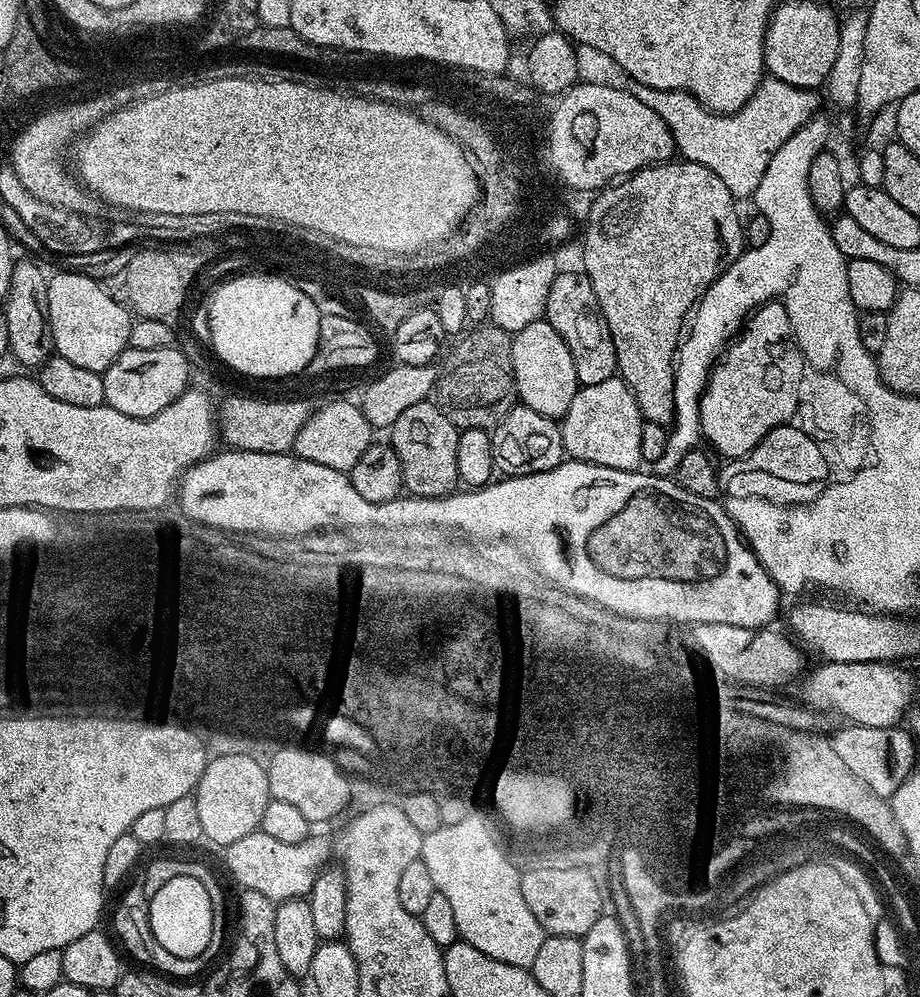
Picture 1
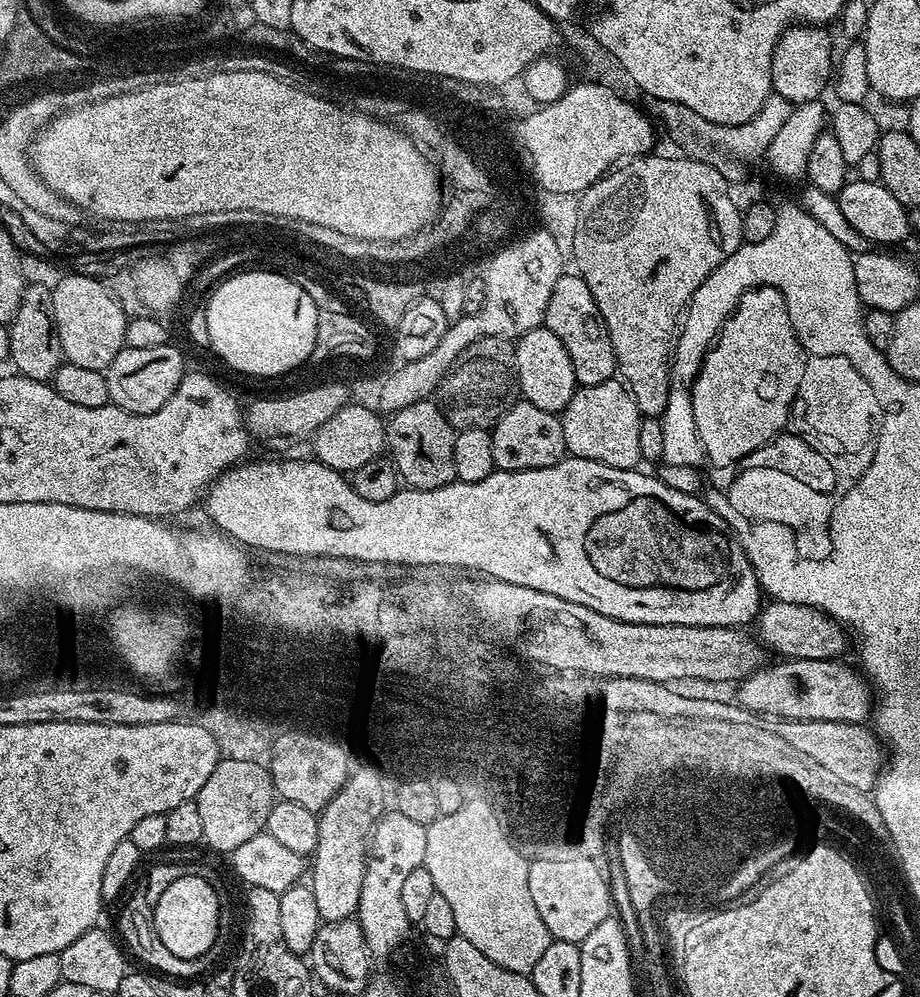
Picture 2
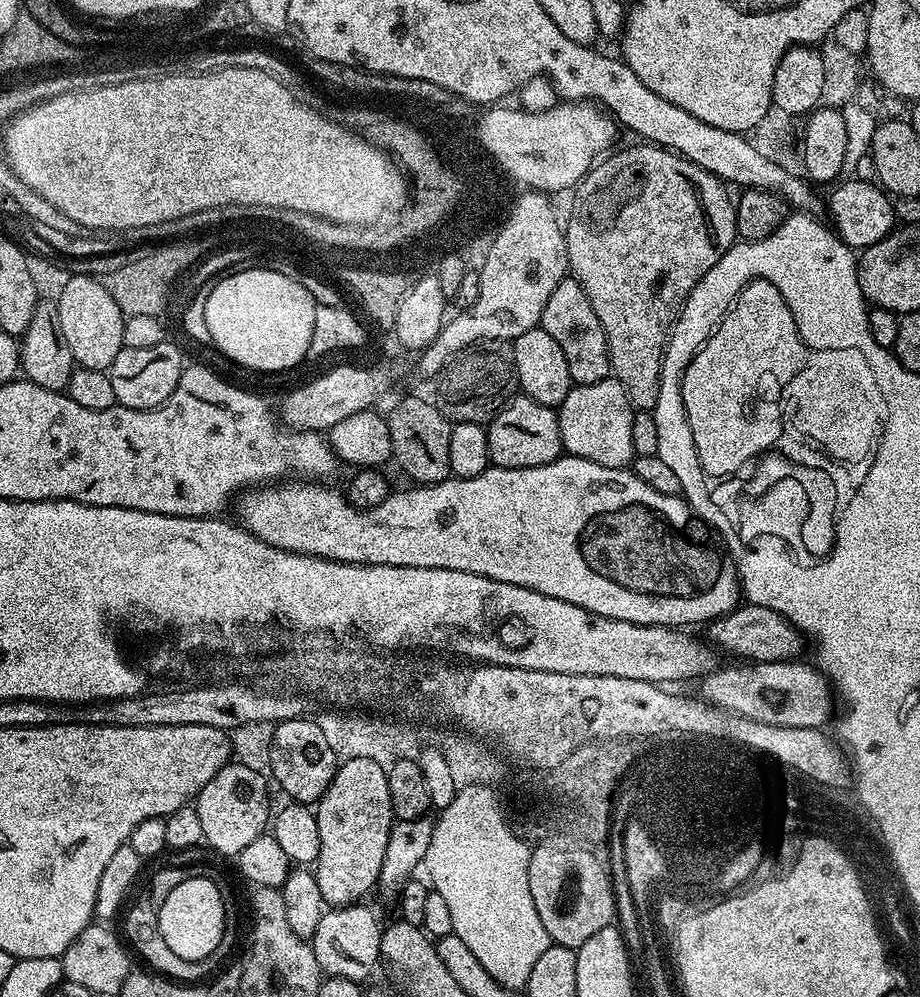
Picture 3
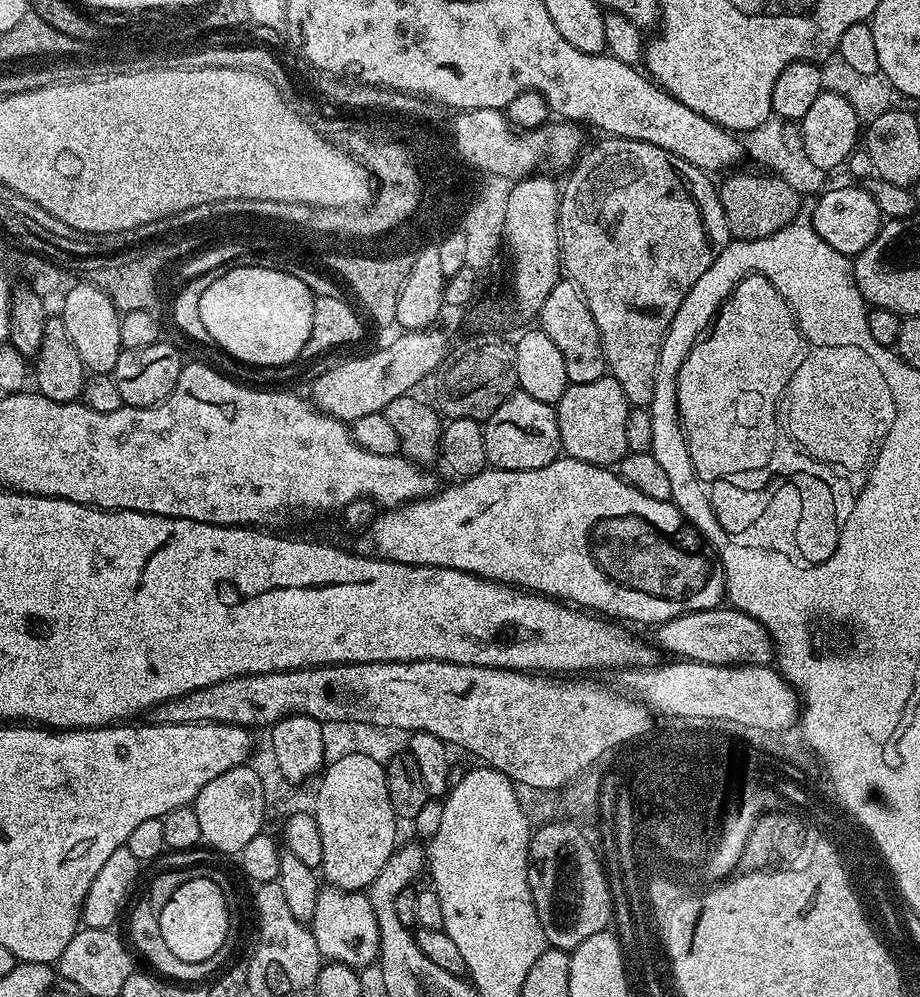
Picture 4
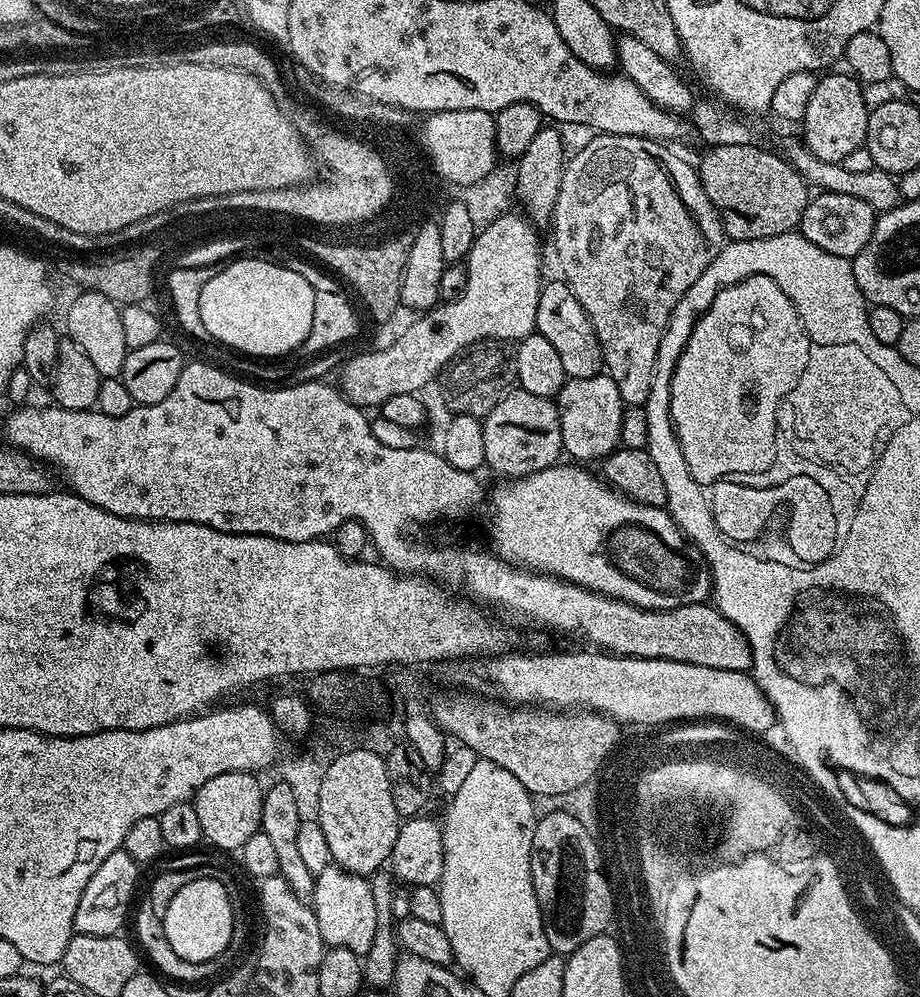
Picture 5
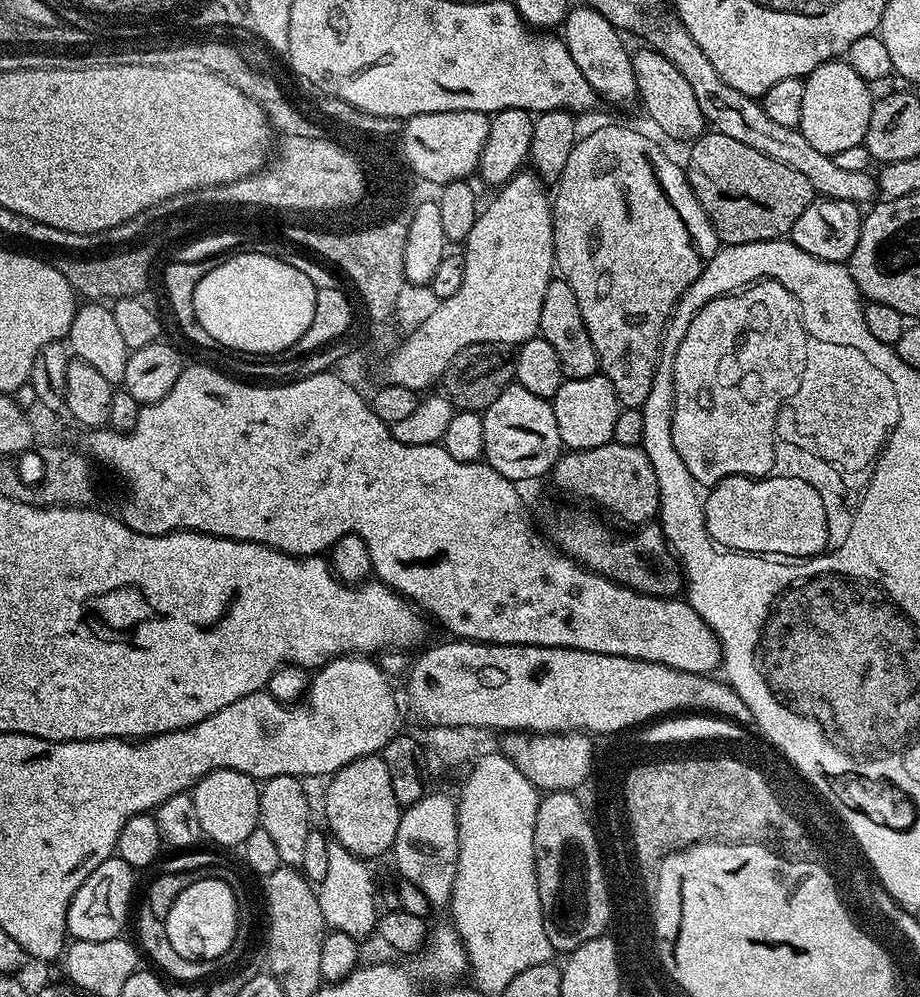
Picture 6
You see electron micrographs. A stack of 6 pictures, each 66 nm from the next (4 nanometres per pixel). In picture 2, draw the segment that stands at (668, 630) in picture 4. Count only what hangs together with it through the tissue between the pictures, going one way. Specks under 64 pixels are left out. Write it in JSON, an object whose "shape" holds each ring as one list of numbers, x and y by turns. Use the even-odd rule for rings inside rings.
{"shape":[[772,600,765,603,758,613,760,633,758,639,765,649,777,652,777,657,793,660,834,660,843,657,849,637,845,629,831,620,825,612,805,604]]}

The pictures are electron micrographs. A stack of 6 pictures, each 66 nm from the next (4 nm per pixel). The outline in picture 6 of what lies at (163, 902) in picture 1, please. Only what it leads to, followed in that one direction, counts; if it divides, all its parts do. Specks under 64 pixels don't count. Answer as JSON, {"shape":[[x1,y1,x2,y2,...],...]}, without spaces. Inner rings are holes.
{"shape":[[206,880,186,886,186,890,174,898,174,906,170,906,164,925,170,943,182,958,212,960,225,955,235,942,237,925,236,898,230,885,226,881]]}

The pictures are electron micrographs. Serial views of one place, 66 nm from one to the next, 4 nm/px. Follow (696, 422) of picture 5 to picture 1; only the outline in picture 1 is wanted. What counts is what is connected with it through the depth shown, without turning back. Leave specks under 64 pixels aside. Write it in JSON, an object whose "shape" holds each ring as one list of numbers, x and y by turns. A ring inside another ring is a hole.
{"shape":[[779,299,759,305,744,321,744,327,724,349,716,367,708,375,708,384,704,388,698,409,703,439,709,440,724,458,739,458,753,452,764,441,766,434,789,423,797,415,800,404,799,379,802,378,803,364,802,349,796,345,796,336,786,314,786,306]]}

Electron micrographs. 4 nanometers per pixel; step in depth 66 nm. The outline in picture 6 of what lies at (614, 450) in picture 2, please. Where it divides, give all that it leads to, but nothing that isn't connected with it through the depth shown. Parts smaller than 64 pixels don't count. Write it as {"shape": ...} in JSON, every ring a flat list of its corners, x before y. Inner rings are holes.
{"shape":[[602,375,577,380,565,379,550,403,558,422,558,434,565,449,581,452,612,443,614,421,620,413,620,403,614,394,614,386]]}

